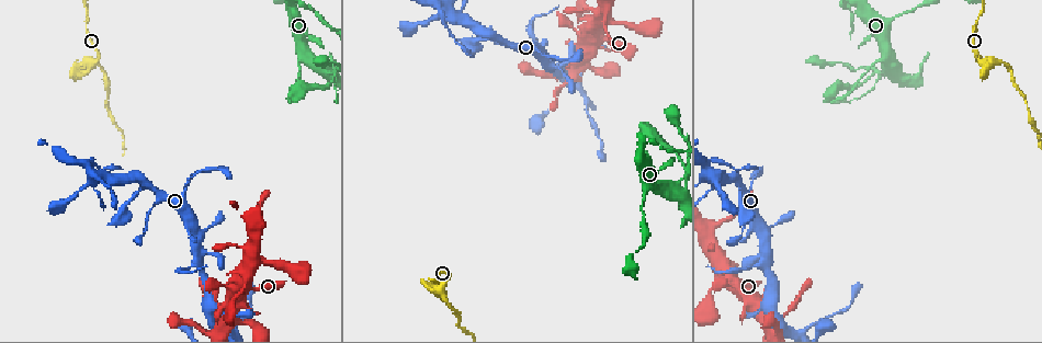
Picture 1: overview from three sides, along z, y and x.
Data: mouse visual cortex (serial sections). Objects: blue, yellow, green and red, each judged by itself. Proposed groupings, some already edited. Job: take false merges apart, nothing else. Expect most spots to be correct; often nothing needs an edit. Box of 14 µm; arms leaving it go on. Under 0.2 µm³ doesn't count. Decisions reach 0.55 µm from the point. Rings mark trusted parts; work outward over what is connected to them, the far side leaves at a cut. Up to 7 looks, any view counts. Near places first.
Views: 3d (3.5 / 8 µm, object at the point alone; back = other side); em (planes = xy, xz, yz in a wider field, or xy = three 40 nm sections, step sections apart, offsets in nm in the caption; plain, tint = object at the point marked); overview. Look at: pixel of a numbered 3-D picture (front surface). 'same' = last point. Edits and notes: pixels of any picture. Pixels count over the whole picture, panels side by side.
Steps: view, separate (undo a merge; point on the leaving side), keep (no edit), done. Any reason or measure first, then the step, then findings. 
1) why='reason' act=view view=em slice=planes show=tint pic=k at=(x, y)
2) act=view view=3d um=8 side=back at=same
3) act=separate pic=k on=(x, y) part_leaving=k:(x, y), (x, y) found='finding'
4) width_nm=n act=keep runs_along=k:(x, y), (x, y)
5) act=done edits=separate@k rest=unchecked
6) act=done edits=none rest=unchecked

why='three arms meet' act=view view=em slice=xy step=2 show=tint pic=1 at=(737, 184)

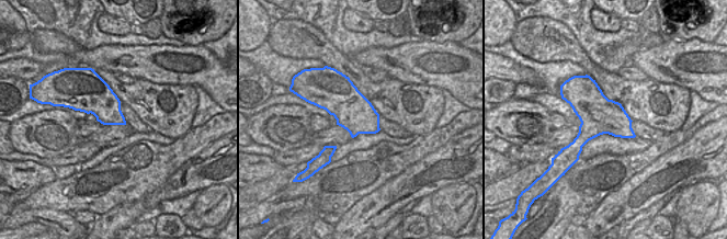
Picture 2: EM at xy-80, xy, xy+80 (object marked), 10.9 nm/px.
why='wider look' act=view view=3d um=3.5 at=same

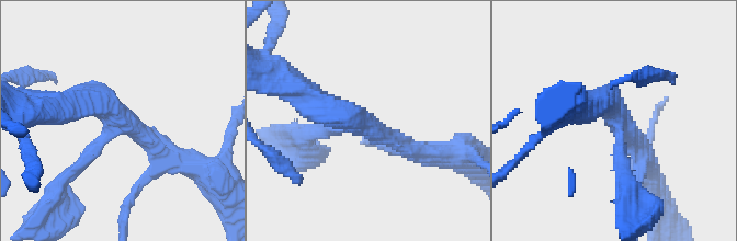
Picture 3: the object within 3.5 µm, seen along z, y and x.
arm_widths_nm=150,300,400 act=keep runs_along=3:(422, 153), (335, 114), (308, 94) found='all the same cell'

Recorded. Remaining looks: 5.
why='abrupt turn' act=view view=3d um=3.5 side=back pic=1 at=(91, 170)

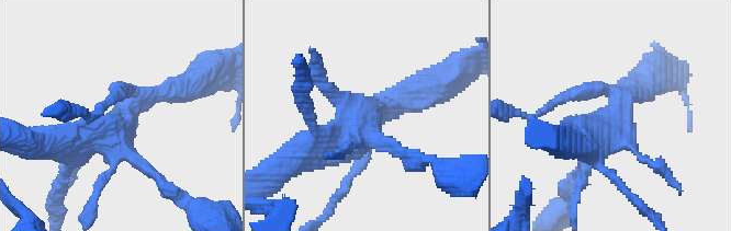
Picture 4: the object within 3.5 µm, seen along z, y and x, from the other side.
act=view view=em slice=xy step=3 show=tint pic=4 at=(121, 123)

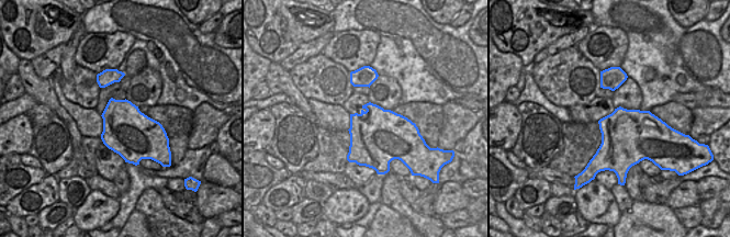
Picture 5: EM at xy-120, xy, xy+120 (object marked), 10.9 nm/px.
why='cut it another way' act=view view=em slice=xy step=2 show=tint at=same

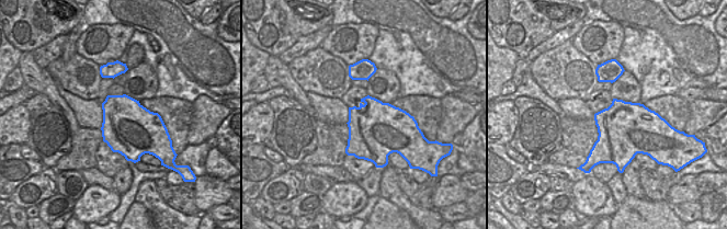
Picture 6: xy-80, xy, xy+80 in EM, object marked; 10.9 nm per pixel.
width_nm=600 act=keep runs_along=4:(292, 162), (328, 148), (403, 92) found='one cell here'

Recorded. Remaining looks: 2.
why='calibre changes' act=view view=3d um=3.5 pic=1 at=(1002, 63)

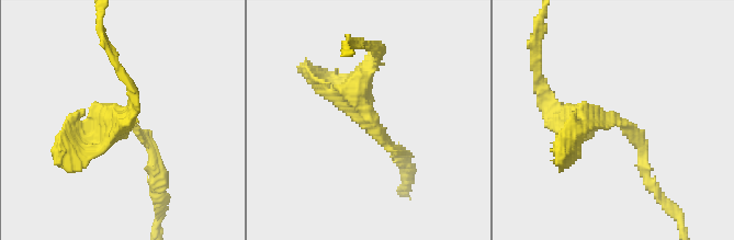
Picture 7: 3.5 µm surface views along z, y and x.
why='now the EM' act=view view=em slice=xy step=2 show=tint pic=7 at=(371, 118)

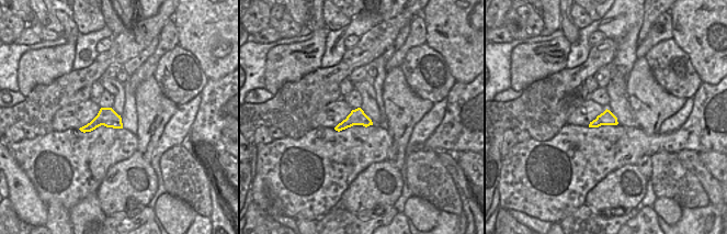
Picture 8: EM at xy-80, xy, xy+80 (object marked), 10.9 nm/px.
width_nm=170 act=keep runs_along=7:(551, 113), (632, 127), (644, 168) found='all the same cell'

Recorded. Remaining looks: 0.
act=done edits=none rest=unchecked

